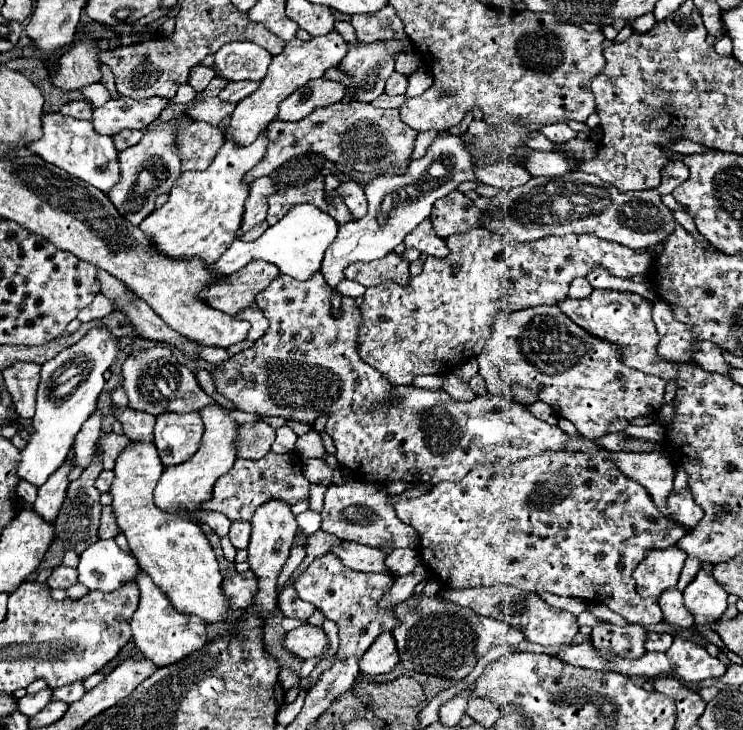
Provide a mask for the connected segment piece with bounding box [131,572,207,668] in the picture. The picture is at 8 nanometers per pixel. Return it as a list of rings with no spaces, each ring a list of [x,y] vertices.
[[[145,572],[143,576],[139,576],[137,586],[141,590],[141,602],[131,618],[131,630],[133,630],[135,646],[143,652],[147,660],[151,660],[157,668],[163,668],[175,664],[177,660],[187,658],[189,654],[205,646],[207,632],[201,620],[191,620],[191,616],[179,616],[179,612],[171,608],[171,602],[163,596],[163,592],[159,592],[159,588]]]

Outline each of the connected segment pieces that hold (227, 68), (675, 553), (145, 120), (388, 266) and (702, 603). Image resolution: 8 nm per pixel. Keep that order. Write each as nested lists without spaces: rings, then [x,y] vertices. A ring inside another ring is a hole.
[[[231,42],[215,52],[213,70],[231,80],[263,80],[271,62],[271,54],[253,42]]]
[[[677,546],[649,552],[647,560],[643,560],[633,570],[633,578],[637,582],[637,594],[643,598],[659,600],[659,596],[667,588],[677,584],[685,558],[687,554]]]
[[[155,96],[147,100],[111,98],[103,106],[93,110],[93,126],[99,134],[113,136],[121,130],[147,130],[161,112],[169,106],[167,98]]]
[[[387,254],[385,258],[373,262],[355,262],[345,268],[345,278],[355,280],[367,286],[379,286],[385,280],[395,280],[397,284],[407,284],[409,280],[409,262],[397,254]]]
[[[703,570],[695,576],[693,584],[685,588],[683,598],[687,610],[695,618],[695,626],[709,628],[711,622],[719,620],[727,610],[727,592],[711,574],[705,574]]]

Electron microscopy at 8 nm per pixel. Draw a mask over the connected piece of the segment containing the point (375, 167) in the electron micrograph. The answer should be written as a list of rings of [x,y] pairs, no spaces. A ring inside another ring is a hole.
[[[355,100],[329,104],[329,108],[317,108],[311,116],[299,122],[281,122],[275,118],[265,132],[269,138],[267,156],[259,162],[259,166],[255,166],[249,172],[247,182],[253,182],[255,178],[261,176],[269,176],[289,158],[311,152],[335,164],[343,164],[349,170],[359,170],[371,176],[379,174],[403,176],[407,174],[407,168],[411,164],[411,154],[417,138],[417,132],[407,128],[399,120],[399,110],[381,110],[373,108],[371,104]]]

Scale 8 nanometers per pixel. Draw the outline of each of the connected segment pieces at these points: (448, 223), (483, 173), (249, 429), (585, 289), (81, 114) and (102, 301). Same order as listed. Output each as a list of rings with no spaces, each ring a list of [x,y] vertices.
[[[455,190],[451,196],[437,200],[431,212],[433,230],[441,238],[449,238],[459,232],[467,232],[473,226],[479,226],[481,210],[469,200],[463,192]]]
[[[501,162],[495,168],[473,168],[477,180],[481,180],[483,184],[489,186],[497,186],[497,188],[517,188],[527,184],[527,180],[531,180],[531,174],[515,164],[515,162]]]
[[[267,422],[241,424],[237,428],[237,438],[235,438],[237,458],[259,460],[271,450],[273,442],[275,442],[275,430]]]
[[[575,278],[569,288],[569,298],[587,298],[595,288],[585,278]]]
[[[75,102],[75,104],[63,104],[59,110],[63,116],[71,116],[77,120],[91,120],[91,104],[89,102]]]
[[[97,294],[97,296],[93,298],[93,302],[79,312],[77,318],[79,318],[81,322],[91,322],[91,320],[103,318],[103,316],[107,316],[107,314],[111,314],[111,312],[113,312],[113,304],[111,304],[103,294]]]

